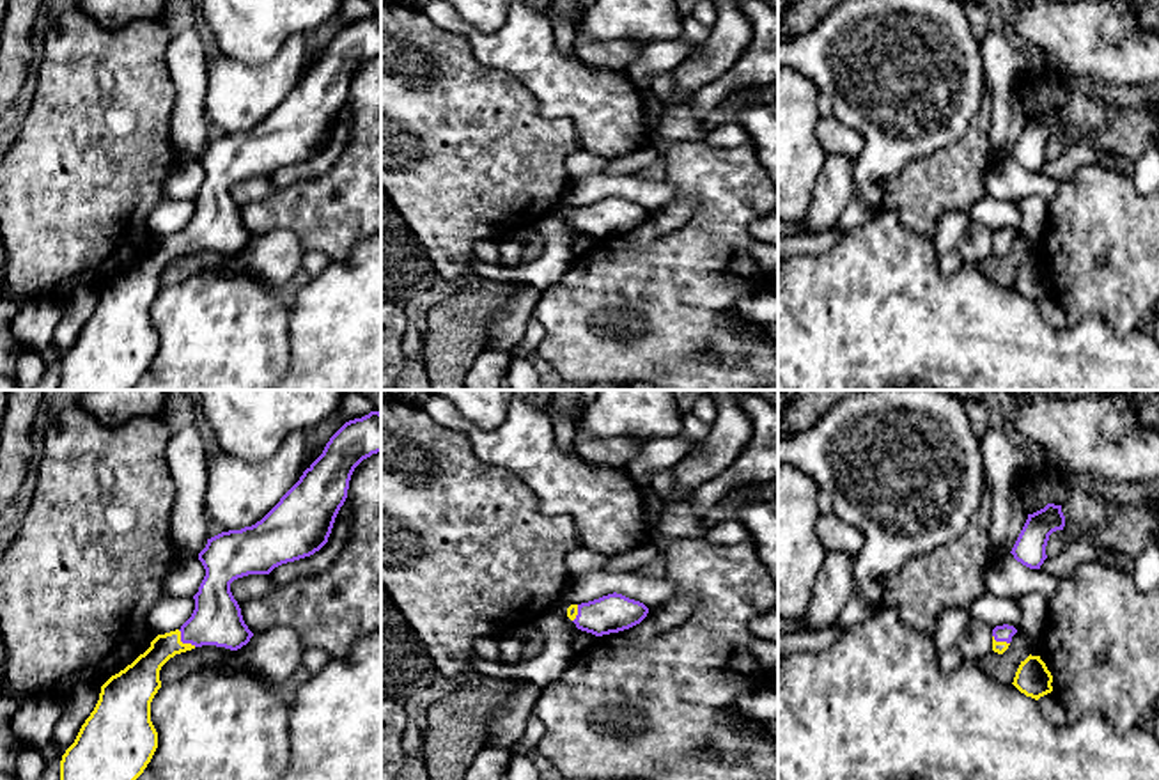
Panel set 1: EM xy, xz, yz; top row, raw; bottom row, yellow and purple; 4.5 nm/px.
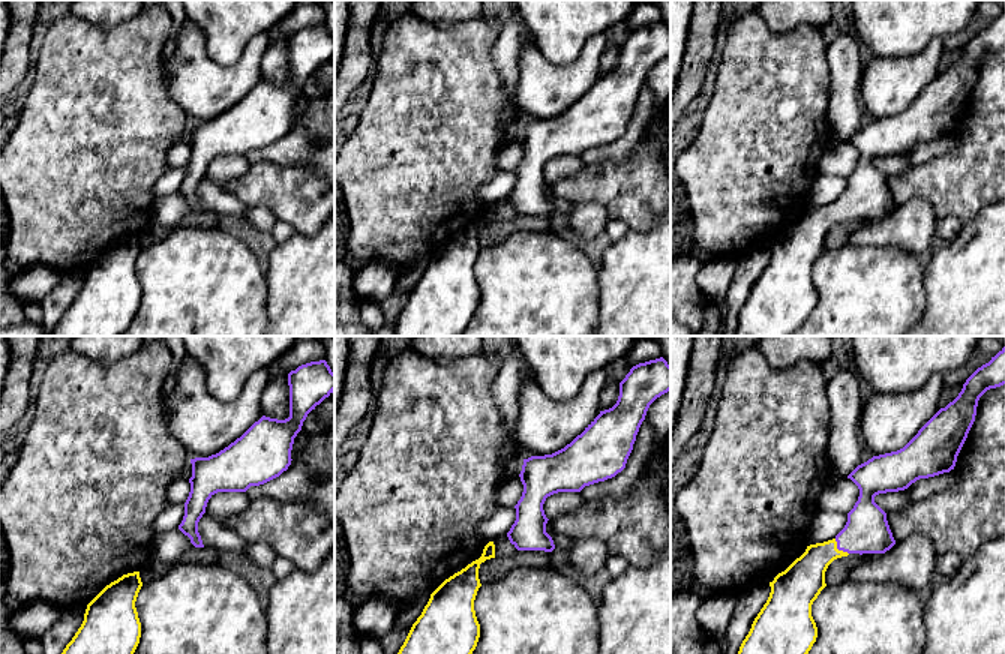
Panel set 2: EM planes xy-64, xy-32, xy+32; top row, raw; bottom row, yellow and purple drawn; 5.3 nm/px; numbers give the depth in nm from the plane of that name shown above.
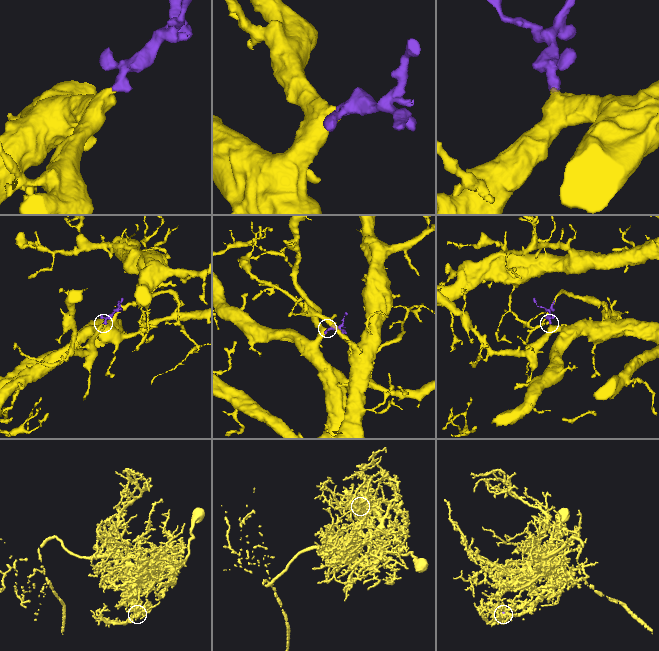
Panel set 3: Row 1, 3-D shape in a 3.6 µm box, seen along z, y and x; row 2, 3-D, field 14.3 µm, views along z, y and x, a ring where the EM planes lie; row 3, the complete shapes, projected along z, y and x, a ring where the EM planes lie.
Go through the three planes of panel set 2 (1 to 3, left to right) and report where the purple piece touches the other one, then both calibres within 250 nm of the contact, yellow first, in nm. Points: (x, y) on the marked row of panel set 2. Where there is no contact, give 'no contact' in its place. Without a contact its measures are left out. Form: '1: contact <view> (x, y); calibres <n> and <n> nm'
1: no contact
2: no contact
3: contact xy+32 (837, 549); calibres 220 and 240 nm

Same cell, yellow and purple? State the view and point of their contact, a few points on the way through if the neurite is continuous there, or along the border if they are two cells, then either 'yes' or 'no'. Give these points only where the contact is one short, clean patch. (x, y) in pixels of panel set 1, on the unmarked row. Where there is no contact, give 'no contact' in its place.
meets yellow in xy at (181, 245); runs through xy (140, 282), (171, 247), (181, 245), (217, 222); yes

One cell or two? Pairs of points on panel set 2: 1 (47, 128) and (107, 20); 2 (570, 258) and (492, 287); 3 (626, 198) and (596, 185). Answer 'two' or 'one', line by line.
1: two
2: one
3: one

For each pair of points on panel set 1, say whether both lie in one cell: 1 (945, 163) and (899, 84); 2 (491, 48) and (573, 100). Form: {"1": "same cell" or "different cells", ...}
{"1": "different cells", "2": "same cell"}

